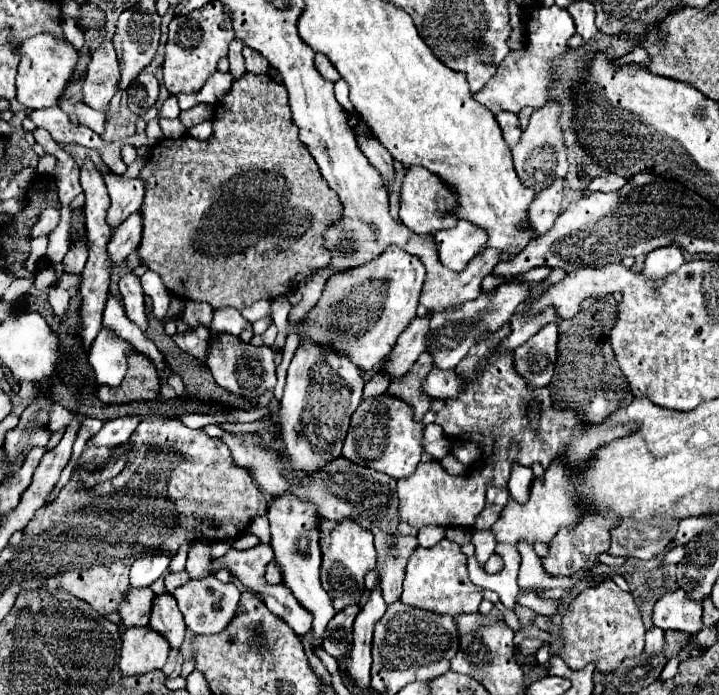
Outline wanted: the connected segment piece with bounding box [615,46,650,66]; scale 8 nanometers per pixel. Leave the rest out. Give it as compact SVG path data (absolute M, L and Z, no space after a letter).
M637 46L632 52L616 59L615 65L622 66L624 64L629 64L629 63L648 65L649 62L650 62L649 54L646 52L645 49L643 49L640 46Z

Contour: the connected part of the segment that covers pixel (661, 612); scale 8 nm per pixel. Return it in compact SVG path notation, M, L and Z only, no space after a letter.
M674 590L664 594L654 604L652 614L654 626L662 630L686 630L686 632L698 632L702 624L702 608L694 604L684 590Z

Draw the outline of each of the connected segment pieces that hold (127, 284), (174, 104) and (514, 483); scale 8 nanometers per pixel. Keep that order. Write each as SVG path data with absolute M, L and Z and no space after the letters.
M128 272L120 278L118 286L120 286L122 300L124 300L126 316L140 330L146 330L148 328L148 318L146 318L146 304L144 304L144 292L142 292L142 286L140 286L140 278L134 276L132 272Z
M170 96L158 112L160 118L178 118L178 114L180 114L180 108L178 108L178 100L174 96Z
M514 464L512 474L510 474L510 480L508 480L510 498L516 498L516 502L526 502L528 500L528 494L530 494L532 482L534 482L532 468L524 468L524 466Z

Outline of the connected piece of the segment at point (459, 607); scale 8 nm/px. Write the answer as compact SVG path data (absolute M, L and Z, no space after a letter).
M444 538L432 548L416 548L412 558L408 560L402 602L408 606L418 606L436 614L458 618L464 612L478 612L478 606L482 602L482 588L470 582L466 556L460 552L460 546Z

